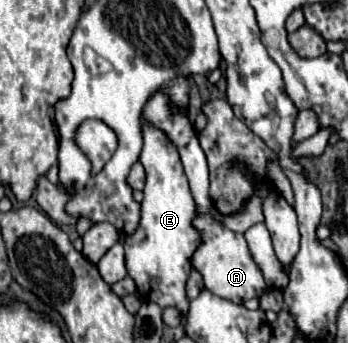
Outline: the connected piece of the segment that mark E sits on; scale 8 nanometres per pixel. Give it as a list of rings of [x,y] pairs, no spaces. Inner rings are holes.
[[[143,124],[143,152],[141,164],[147,172],[145,198],[141,202],[141,222],[139,228],[125,238],[125,266],[127,274],[137,282],[137,290],[149,302],[157,302],[161,308],[177,306],[181,316],[189,312],[189,298],[185,294],[185,284],[191,272],[191,258],[201,236],[193,226],[197,214],[197,204],[193,202],[189,182],[185,178],[179,154],[171,140],[151,124]]]

